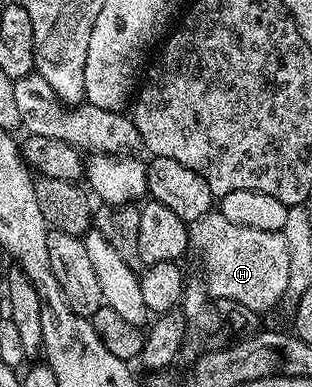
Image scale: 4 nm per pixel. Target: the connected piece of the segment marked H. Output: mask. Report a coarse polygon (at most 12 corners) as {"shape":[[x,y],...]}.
{"shape":[[212,211],[190,222],[212,298],[260,315],[284,298],[283,233]]}

